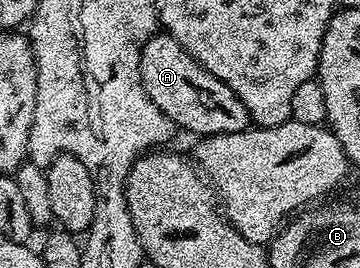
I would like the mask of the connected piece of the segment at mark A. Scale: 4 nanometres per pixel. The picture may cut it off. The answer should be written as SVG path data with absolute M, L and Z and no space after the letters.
M159 33L146 42L140 53L140 81L160 113L172 117L176 126L183 132L191 131L194 137L240 133L251 126L244 101L224 81L212 77L171 35Z

